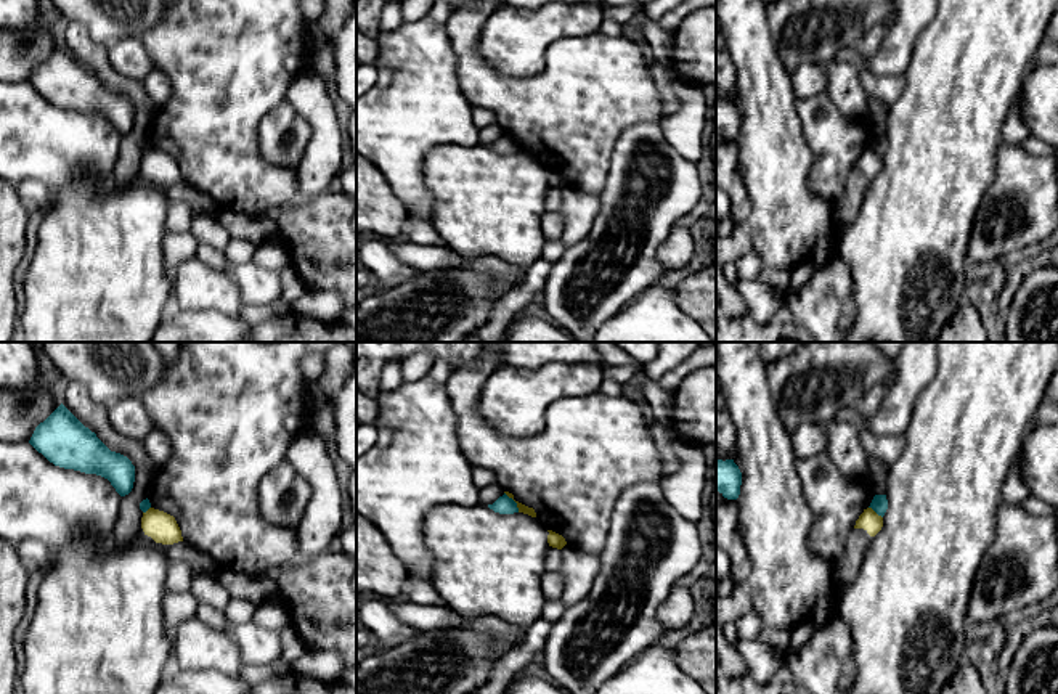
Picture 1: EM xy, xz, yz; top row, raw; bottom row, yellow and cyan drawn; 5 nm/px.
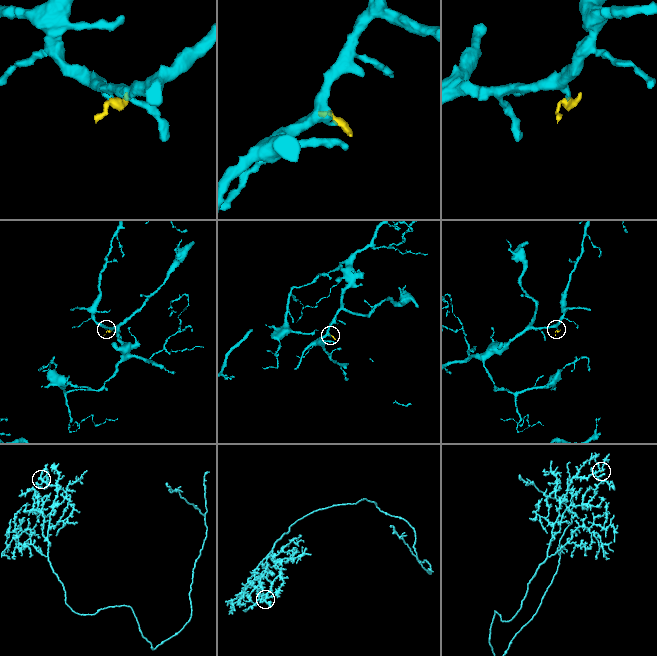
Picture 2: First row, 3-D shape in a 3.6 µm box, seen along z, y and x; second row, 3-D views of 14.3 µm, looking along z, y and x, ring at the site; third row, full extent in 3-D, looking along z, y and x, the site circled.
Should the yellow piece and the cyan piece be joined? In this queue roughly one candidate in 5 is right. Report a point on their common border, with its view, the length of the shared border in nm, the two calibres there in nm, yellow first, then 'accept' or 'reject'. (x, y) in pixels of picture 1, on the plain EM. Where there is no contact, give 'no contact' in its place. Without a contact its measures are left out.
meets yellow in xz at (514, 140); contact 130 nm long; 50 nm thick on the yellow side, 90 nm on the other; reject

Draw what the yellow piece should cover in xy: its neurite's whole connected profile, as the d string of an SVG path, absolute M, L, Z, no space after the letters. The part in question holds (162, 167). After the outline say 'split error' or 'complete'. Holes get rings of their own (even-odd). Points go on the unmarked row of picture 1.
M154 148L143 153L141 169L144 175L151 177L156 183L173 185L183 182L175 157Z | complete

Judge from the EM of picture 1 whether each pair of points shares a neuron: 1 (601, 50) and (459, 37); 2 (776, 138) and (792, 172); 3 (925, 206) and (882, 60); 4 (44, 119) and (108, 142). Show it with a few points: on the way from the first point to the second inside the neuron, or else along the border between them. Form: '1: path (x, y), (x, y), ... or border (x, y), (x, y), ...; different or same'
1: path (562, 89), (498, 89), (485, 76); same
2: path (776, 146), (776, 156), (784, 164); same
3: border (915, 39), (912, 60), (901, 74); different
4: path (60, 135), (66, 142), (92, 142); same

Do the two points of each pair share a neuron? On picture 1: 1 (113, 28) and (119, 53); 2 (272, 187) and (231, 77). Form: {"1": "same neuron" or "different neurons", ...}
{"1": "different neurons", "2": "same neuron"}

